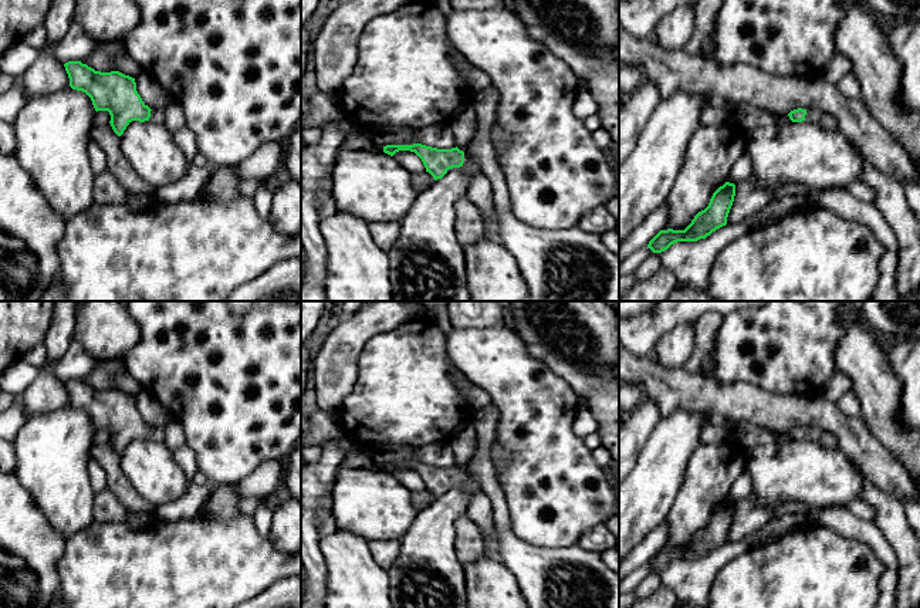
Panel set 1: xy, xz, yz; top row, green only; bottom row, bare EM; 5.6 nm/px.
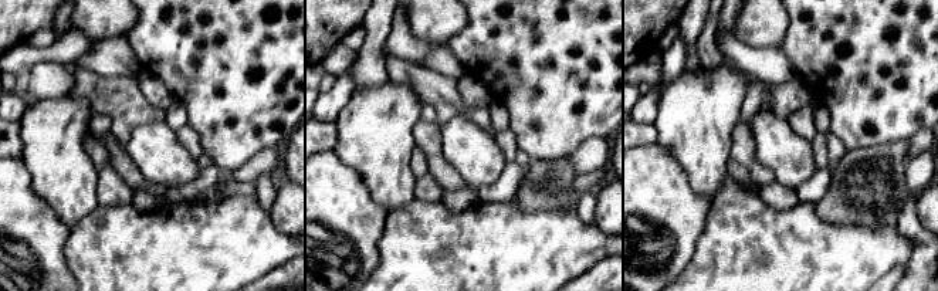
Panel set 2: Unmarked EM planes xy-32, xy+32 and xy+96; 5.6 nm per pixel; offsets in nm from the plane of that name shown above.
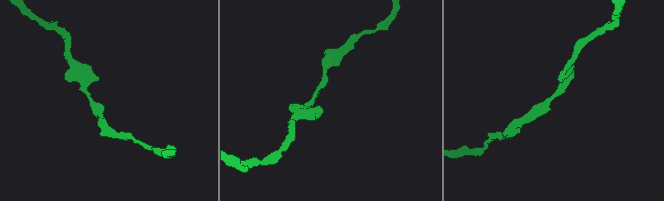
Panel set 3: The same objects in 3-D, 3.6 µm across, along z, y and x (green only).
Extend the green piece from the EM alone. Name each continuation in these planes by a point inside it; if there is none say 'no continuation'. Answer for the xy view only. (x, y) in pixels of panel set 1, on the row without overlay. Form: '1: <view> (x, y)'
1: xy (156, 433)

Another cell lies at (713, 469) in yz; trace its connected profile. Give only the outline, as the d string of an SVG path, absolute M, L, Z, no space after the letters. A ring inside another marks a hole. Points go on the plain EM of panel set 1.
M733 439L720 445L699 445L687 466L686 479L666 517L670 527L663 548L684 548L723 504L733 483L747 472L747 449Z

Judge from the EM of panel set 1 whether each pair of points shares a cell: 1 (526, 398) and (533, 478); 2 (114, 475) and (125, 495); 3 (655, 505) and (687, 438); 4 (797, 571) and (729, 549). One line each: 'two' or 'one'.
1: one
2: one
3: one
4: two

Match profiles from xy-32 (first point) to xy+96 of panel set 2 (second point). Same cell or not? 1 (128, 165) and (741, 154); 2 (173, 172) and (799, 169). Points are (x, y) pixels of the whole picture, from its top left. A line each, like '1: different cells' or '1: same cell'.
1: same cell
2: same cell

